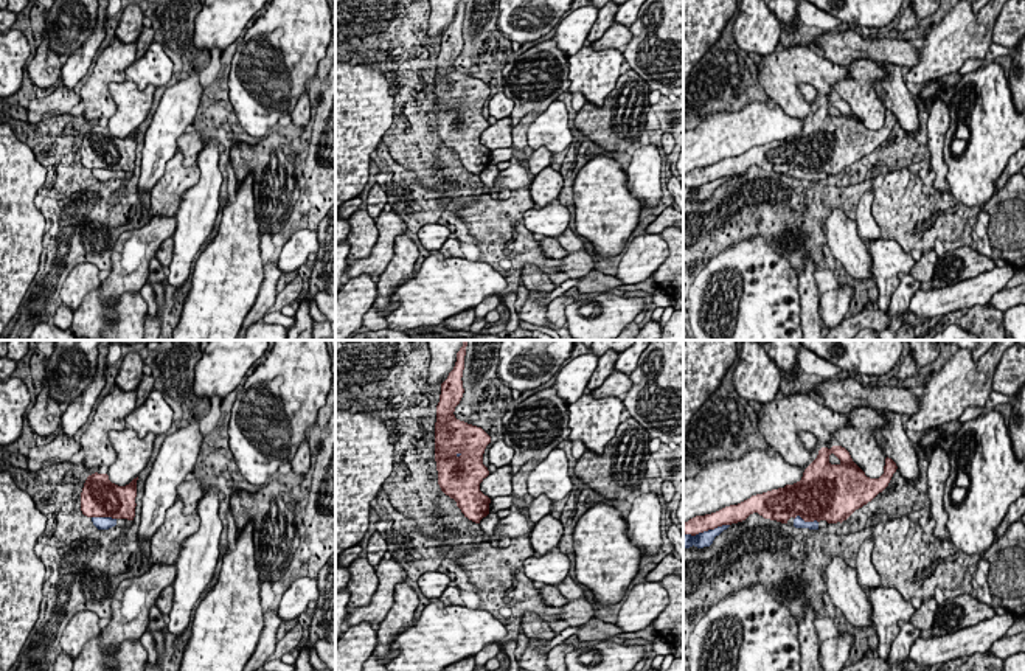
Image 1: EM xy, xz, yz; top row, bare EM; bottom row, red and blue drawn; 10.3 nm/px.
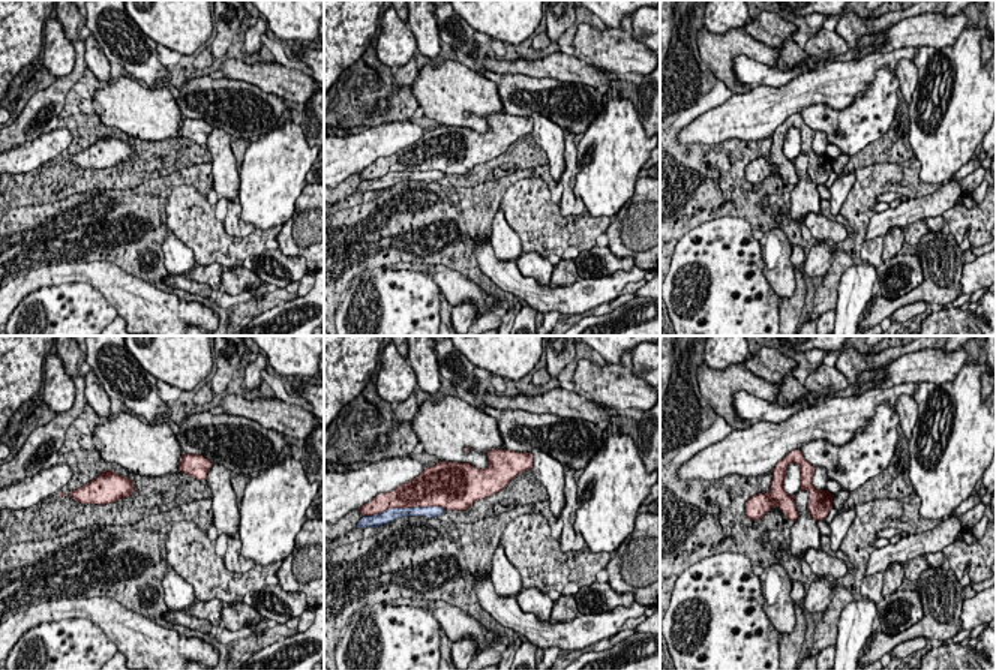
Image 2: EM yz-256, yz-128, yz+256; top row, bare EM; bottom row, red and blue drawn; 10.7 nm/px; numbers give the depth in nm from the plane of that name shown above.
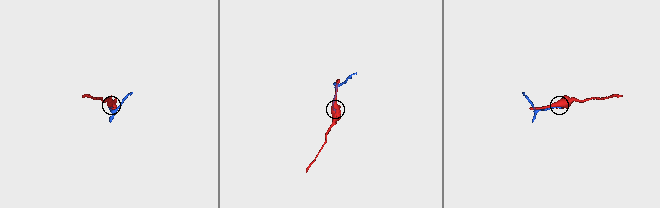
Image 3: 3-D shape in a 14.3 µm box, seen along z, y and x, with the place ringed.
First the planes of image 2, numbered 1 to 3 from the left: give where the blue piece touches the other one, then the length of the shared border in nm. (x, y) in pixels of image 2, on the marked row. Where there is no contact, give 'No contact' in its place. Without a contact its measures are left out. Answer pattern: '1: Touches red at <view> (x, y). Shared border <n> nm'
1: No contact
2: Touches red at yz-128 (404, 507). Shared border 850 nm
3: No contact

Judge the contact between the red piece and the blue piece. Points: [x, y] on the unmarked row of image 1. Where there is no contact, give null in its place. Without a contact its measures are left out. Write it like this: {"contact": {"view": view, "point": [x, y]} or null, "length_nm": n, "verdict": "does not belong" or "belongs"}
{"contact": {"view": "xy", "point": [104, 168]}, "length_nm": 260, "verdict": "does not belong"}

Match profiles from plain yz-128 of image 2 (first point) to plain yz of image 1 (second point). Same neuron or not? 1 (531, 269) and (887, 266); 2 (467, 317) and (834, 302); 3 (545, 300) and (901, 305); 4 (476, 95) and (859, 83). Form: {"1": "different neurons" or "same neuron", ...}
{"1": "same neuron", "2": "same neuron", "3": "different neurons", "4": "different neurons"}

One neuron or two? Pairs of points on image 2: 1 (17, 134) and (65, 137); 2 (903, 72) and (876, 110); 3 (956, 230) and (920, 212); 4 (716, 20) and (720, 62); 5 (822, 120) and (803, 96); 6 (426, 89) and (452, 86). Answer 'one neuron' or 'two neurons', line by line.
1: two neurons
2: two neurons
3: two neurons
4: two neurons
5: two neurons
6: one neuron

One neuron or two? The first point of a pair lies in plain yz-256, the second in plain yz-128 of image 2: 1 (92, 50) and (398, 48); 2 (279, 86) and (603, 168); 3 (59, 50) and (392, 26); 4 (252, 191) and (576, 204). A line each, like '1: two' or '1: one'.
1: two
2: two
3: one
4: two

